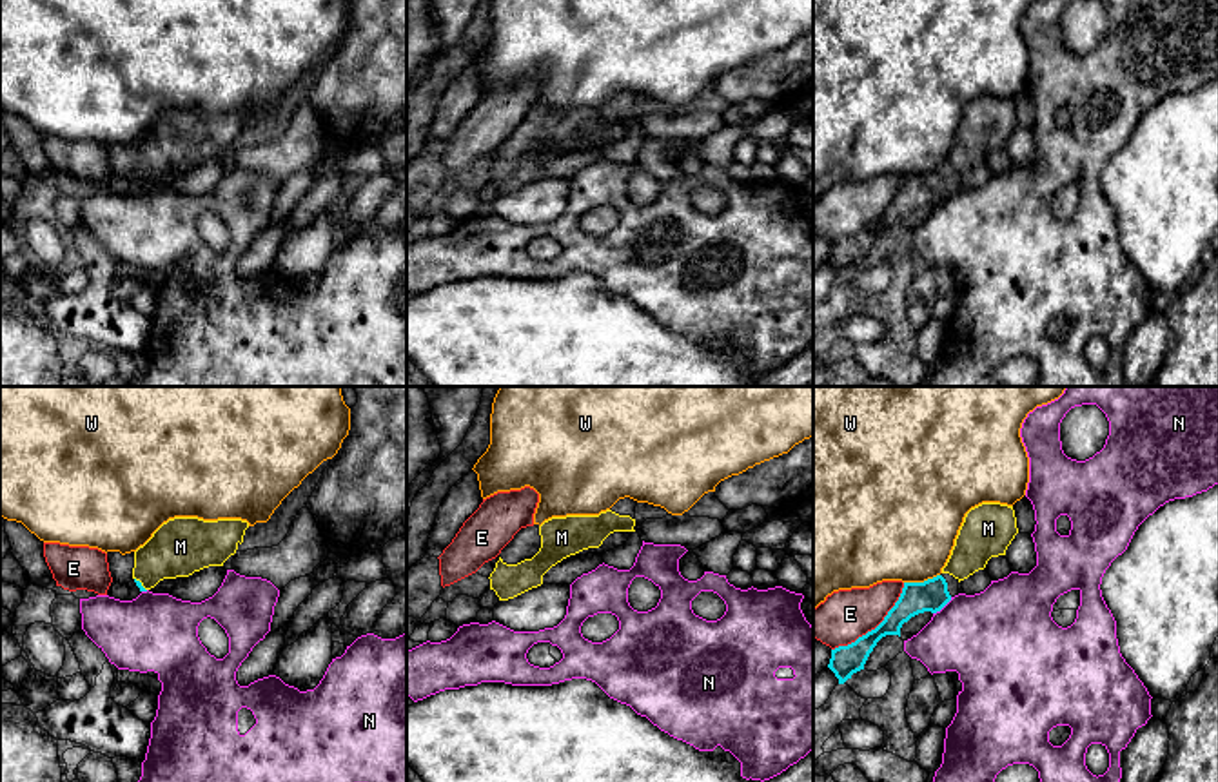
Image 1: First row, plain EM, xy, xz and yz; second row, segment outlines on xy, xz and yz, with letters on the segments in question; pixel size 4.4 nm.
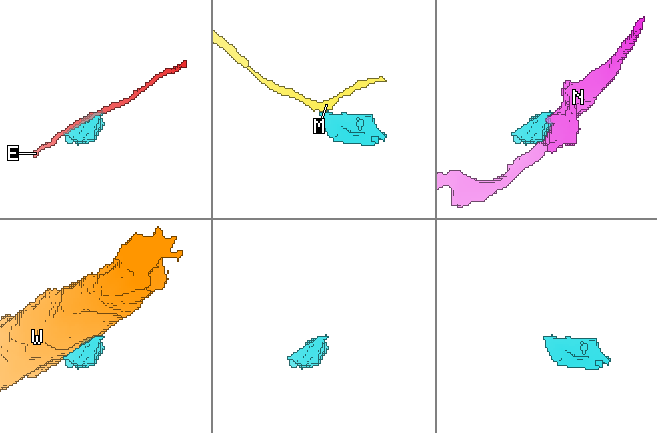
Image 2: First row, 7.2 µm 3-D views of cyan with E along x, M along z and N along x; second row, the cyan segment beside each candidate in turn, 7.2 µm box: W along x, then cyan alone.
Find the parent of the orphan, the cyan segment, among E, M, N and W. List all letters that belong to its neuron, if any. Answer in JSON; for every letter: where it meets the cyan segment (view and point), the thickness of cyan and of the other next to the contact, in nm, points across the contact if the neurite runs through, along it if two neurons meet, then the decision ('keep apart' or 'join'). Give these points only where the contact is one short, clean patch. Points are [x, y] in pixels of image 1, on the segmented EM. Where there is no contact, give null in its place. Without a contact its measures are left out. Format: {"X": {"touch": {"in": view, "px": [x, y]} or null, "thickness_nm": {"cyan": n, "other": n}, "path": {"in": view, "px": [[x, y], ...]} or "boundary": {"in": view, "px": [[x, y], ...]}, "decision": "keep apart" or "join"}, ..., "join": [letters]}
{"E": {"touch": {"in": "yz", "px": [877, 626]}, "thickness_nm": {"cyan": 140, "other": 220}, "decision": "keep apart"}, "M": {"touch": {"in": "xy", "px": [140, 585]}, "thickness_nm": {"cyan": 20, "other": 260}, "path": {"in": "xy", "px": [[138, 583], [140, 585], [180, 547]]}, "decision": "join"}, "N": {"touch": {"in": "yz", "px": [942, 606]}, "thickness_nm": {"cyan": 140, "other": 420}, "decision": "keep apart"}, "W": {"touch": {"in": "yz", "px": [921, 583]}, "thickness_nm": {"cyan": 140, "other": 440}, "decision": "keep apart"}, "join": ["M"]}

